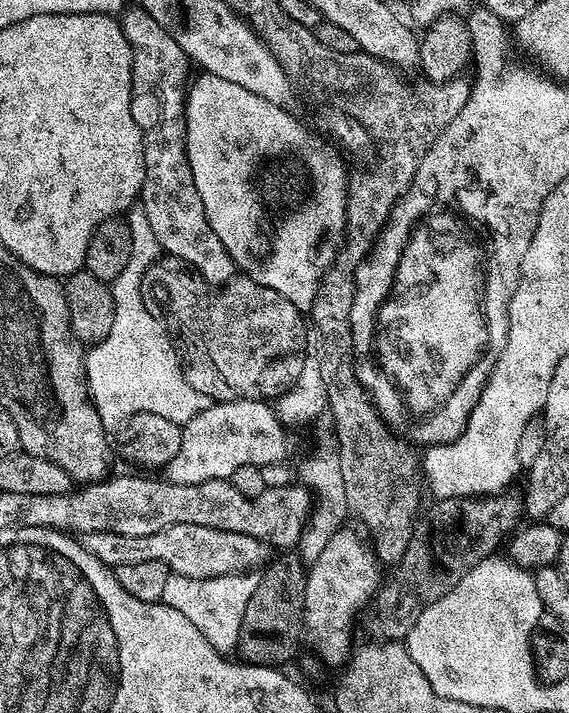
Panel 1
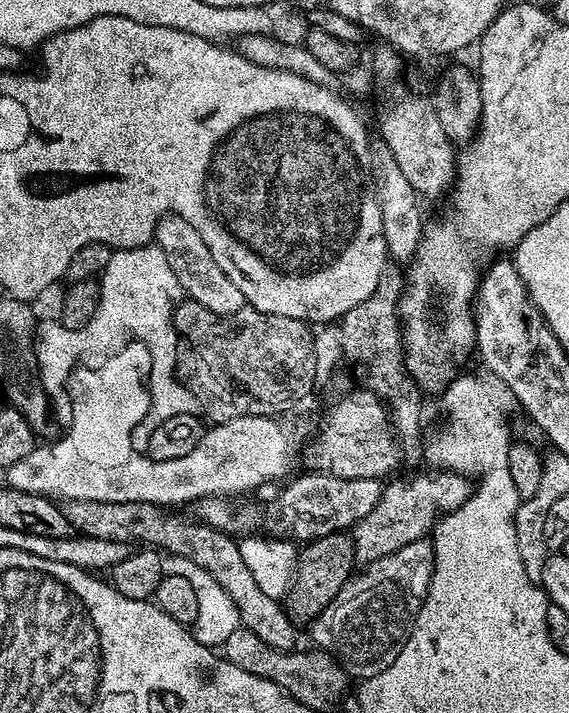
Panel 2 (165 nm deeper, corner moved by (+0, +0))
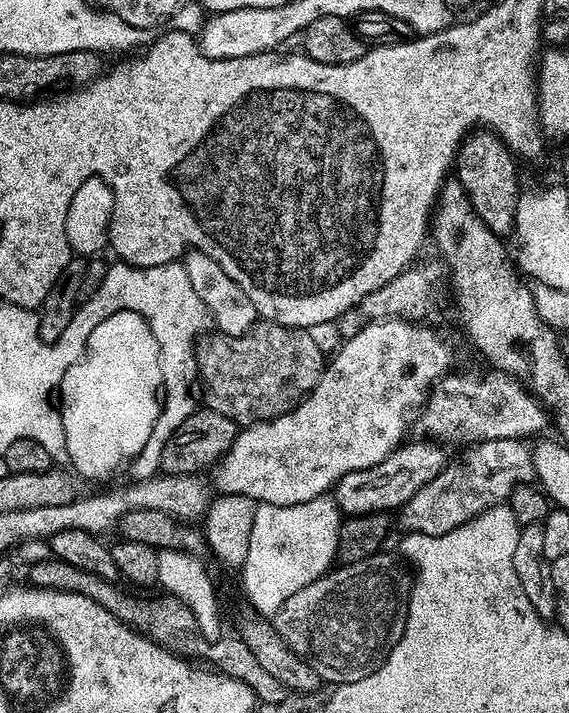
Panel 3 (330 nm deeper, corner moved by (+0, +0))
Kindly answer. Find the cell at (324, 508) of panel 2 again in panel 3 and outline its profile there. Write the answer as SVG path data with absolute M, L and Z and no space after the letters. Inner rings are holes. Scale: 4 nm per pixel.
M420 438L417 444L405 443L382 462L366 470L354 470L346 474L334 489L336 507L345 517L371 512L391 513L403 508L410 498L414 498L414 494L418 494L418 490L422 490L422 486L426 486L426 482L430 482L430 478L434 478L449 463L450 456L439 447L443 448L439 443Z

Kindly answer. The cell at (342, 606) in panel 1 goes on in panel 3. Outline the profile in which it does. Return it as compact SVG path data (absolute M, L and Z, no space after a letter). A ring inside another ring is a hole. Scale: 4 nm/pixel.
M484 440L463 449L461 460L453 459L410 502L399 509L398 524L408 532L441 536L470 522L487 508L507 501L519 484L533 479L532 448L524 440Z

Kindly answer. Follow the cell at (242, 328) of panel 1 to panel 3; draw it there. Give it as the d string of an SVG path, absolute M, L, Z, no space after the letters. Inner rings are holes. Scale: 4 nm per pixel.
M257 322L252 325L252 329L241 336L228 336L225 332L219 330L209 331L207 334L201 335L196 342L196 371L198 373L199 391L204 391L204 400L202 396L203 407L214 410L218 414L226 414L226 418L230 418L237 426L247 426L250 424L259 424L262 420L273 420L275 416L281 416L292 409L297 408L308 393L314 390L314 386L318 386L318 382L322 378L326 367L326 355L320 349L320 344L315 340L311 331L303 328L287 328L281 324L273 324L271 322Z

